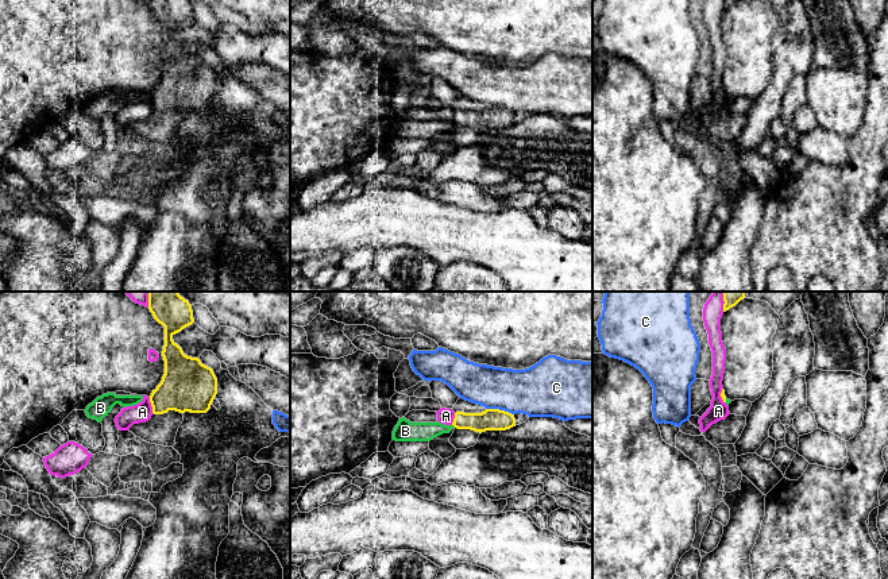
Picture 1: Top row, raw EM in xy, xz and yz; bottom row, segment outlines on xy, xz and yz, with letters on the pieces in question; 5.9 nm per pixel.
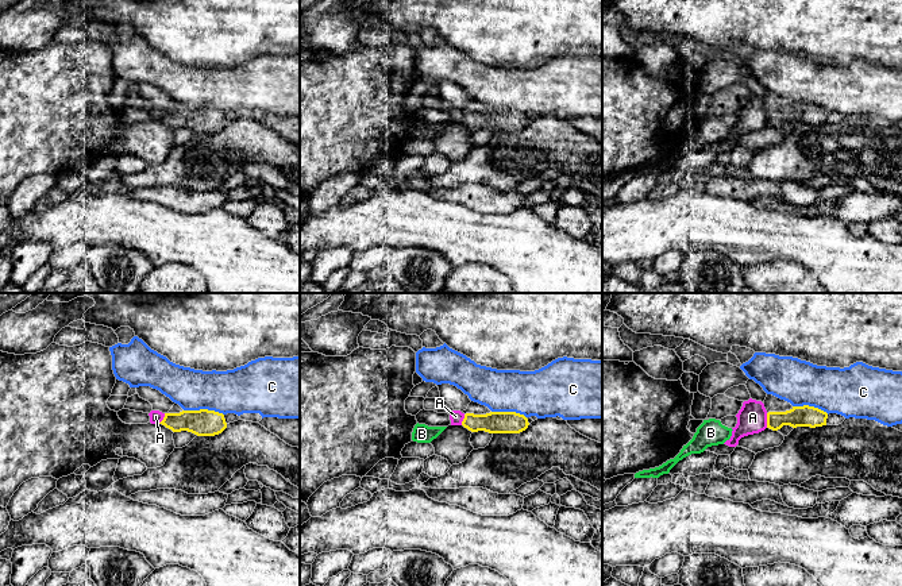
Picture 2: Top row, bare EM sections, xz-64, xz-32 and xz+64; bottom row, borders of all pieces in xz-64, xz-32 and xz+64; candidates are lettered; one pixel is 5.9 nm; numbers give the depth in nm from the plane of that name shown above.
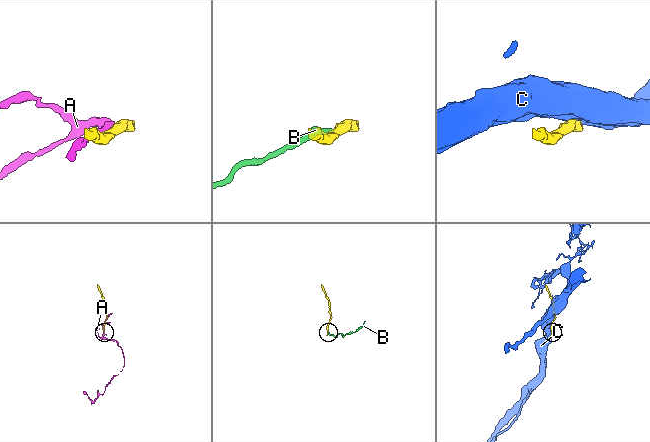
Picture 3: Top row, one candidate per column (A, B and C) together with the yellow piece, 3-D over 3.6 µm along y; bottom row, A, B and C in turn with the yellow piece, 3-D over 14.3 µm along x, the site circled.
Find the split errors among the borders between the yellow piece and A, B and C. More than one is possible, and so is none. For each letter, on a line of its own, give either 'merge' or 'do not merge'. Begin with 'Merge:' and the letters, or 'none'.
Merge: none
A: do not merge
B: do not merge
C: do not merge

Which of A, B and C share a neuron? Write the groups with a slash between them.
A / B / C

